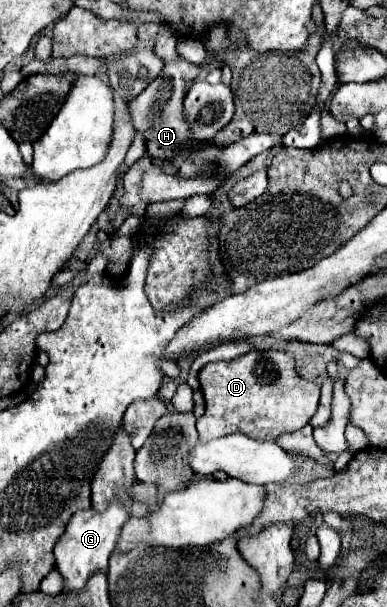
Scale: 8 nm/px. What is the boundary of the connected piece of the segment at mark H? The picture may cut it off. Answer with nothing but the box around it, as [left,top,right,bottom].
[128,26,230,178]

